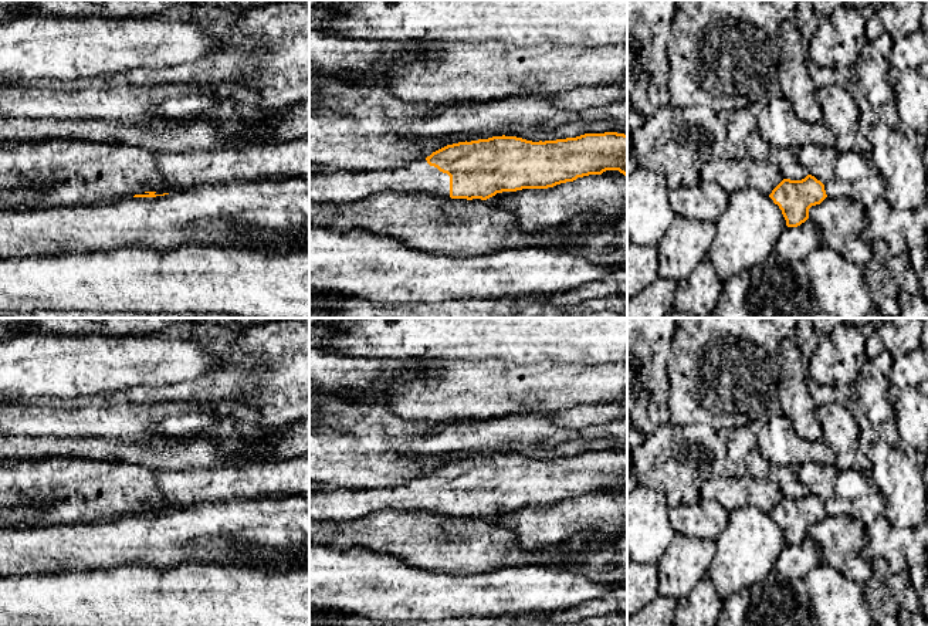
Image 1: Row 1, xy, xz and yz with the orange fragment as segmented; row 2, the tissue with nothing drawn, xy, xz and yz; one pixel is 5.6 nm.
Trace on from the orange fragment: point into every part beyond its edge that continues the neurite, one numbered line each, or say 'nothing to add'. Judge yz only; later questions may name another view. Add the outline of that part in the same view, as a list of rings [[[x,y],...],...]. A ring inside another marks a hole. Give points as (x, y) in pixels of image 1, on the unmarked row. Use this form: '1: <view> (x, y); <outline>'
nothing to add

